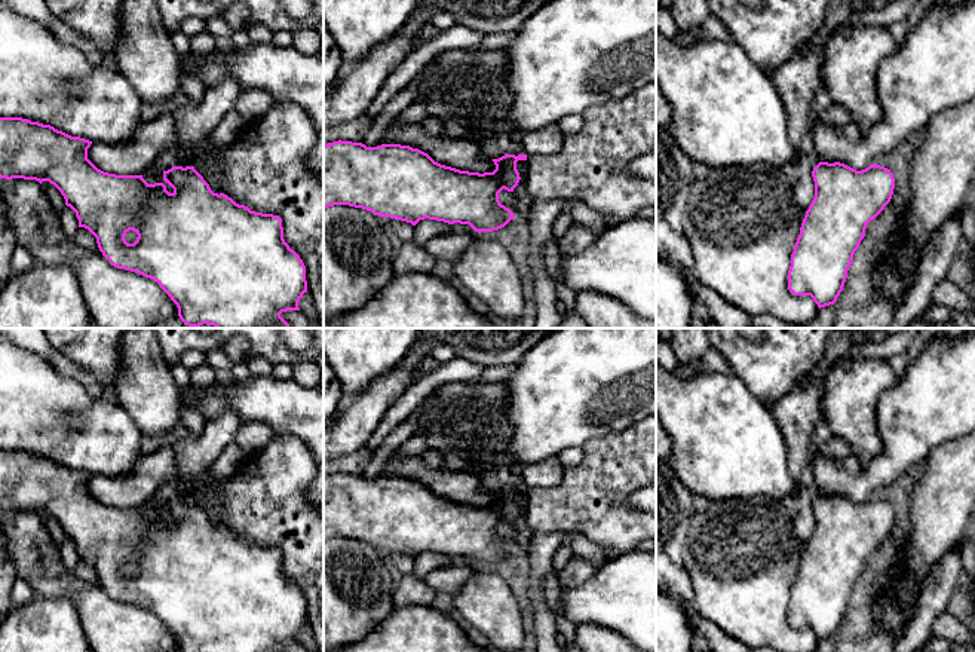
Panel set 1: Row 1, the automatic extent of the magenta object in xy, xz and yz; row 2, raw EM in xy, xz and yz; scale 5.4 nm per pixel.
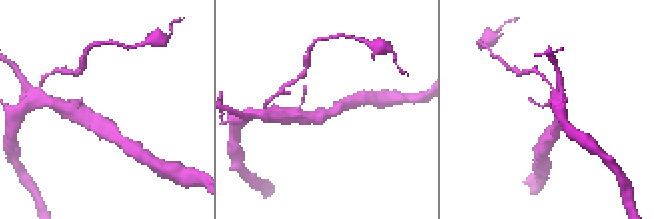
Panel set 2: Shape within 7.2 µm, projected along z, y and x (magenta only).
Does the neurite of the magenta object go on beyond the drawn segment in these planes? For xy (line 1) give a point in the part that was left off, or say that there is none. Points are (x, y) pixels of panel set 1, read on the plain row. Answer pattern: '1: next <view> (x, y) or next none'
1: next none

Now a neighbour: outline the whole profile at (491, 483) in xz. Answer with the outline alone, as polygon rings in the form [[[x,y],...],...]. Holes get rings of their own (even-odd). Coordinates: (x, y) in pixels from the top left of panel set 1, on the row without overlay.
[[[503,382],[445,383],[414,410],[420,416],[414,435],[423,434],[427,447],[442,453],[444,469],[469,472],[490,492],[525,487],[508,453],[509,407]]]

